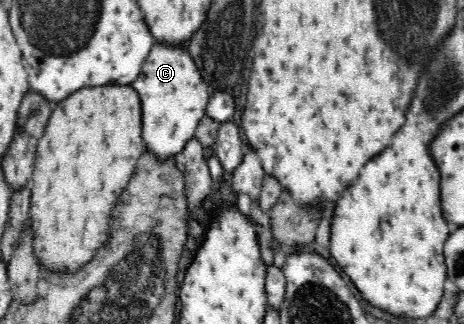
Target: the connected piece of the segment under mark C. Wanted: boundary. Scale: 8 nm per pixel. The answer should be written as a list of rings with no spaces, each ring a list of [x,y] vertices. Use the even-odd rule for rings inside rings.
[[[153,46],[132,89],[140,105],[144,153],[154,159],[156,165],[173,165],[175,157],[181,155],[195,137],[210,102],[206,83],[199,77],[188,50]]]

